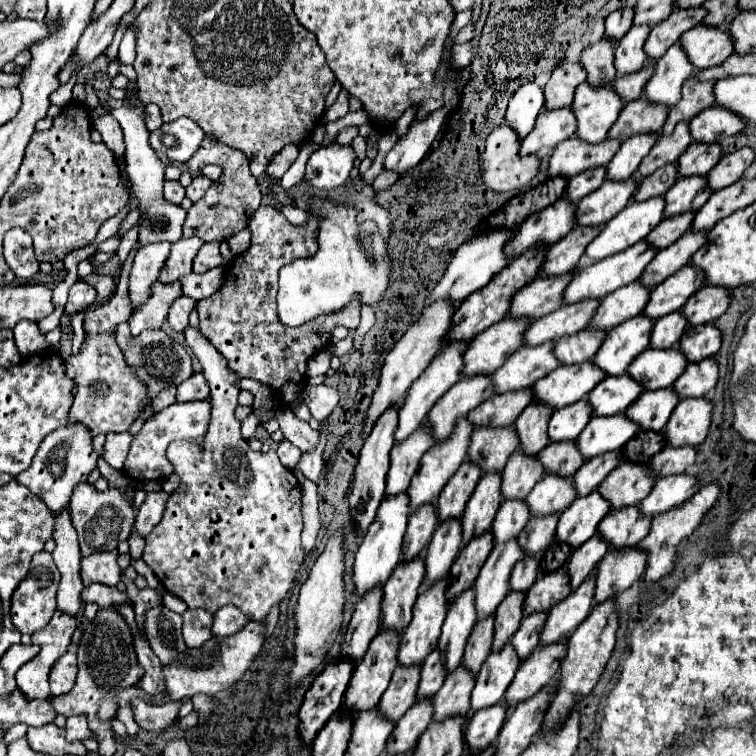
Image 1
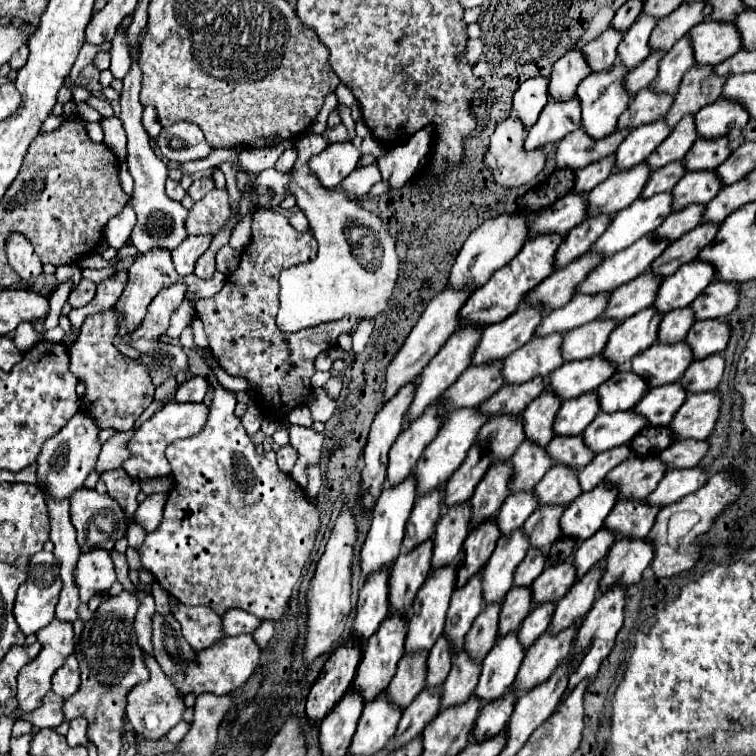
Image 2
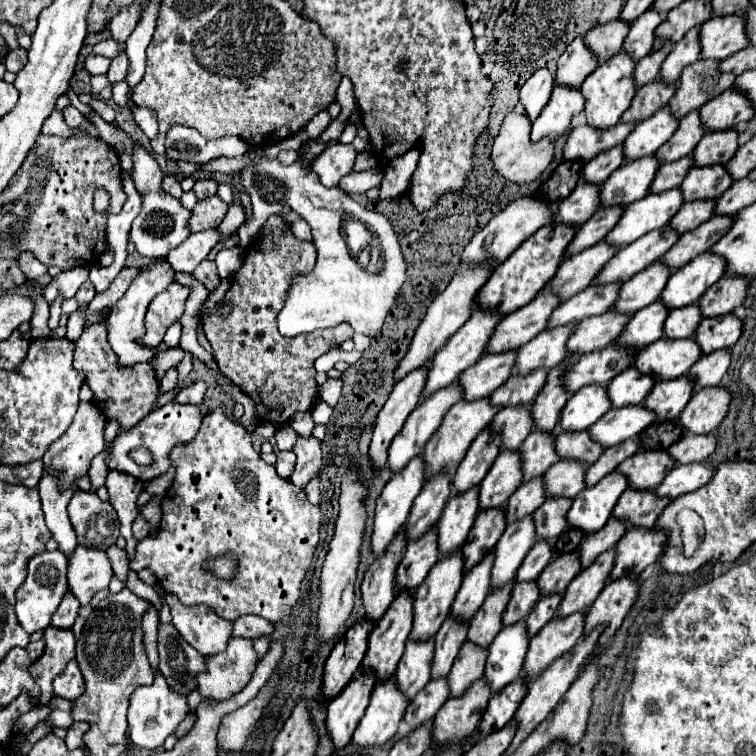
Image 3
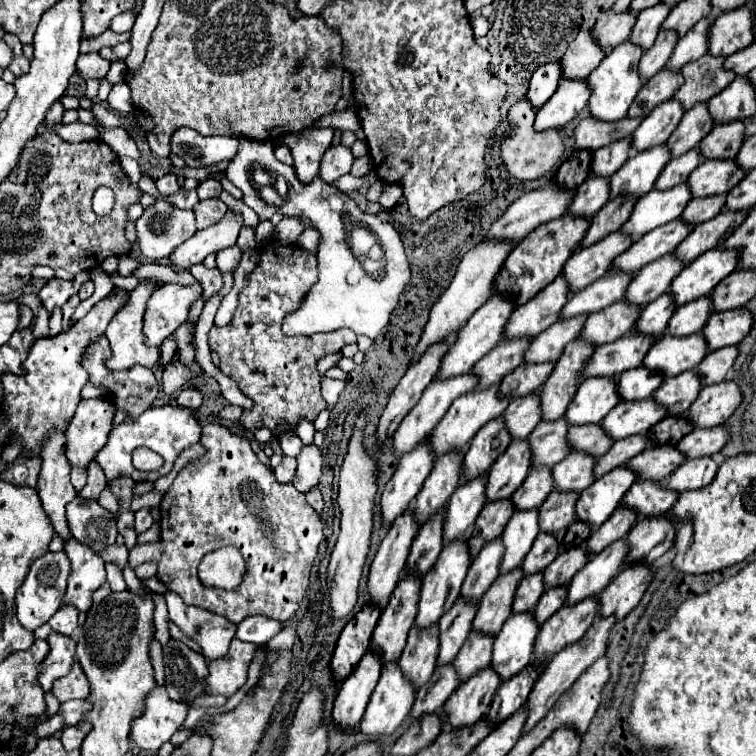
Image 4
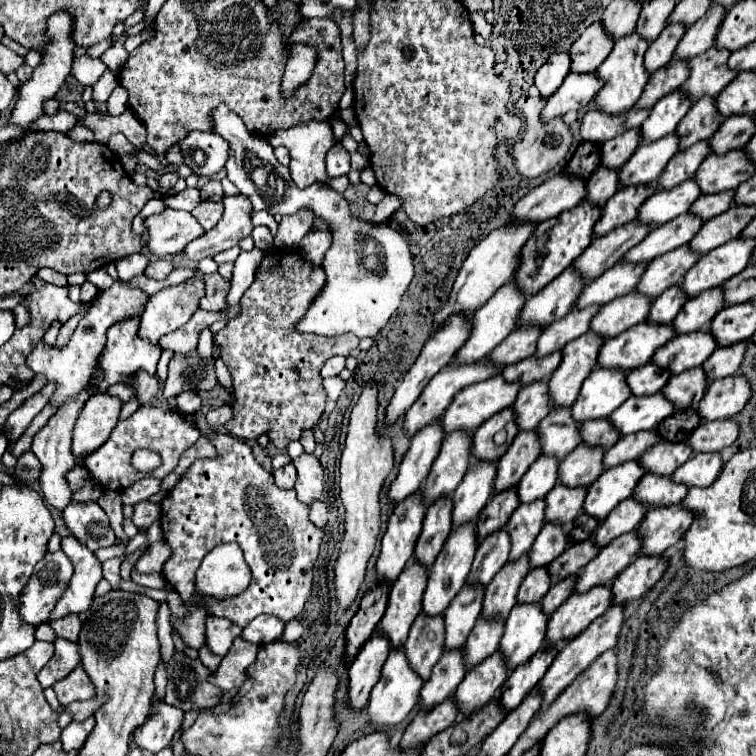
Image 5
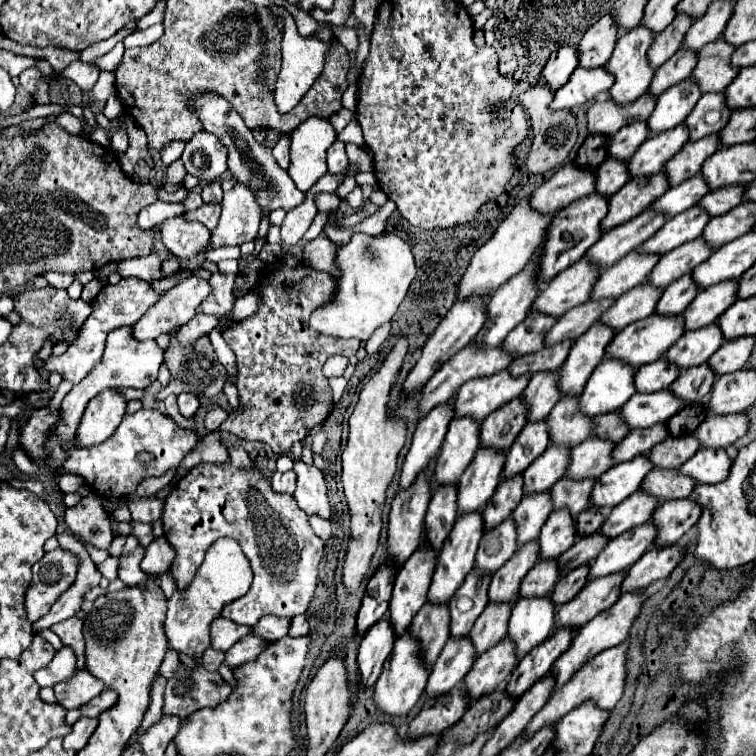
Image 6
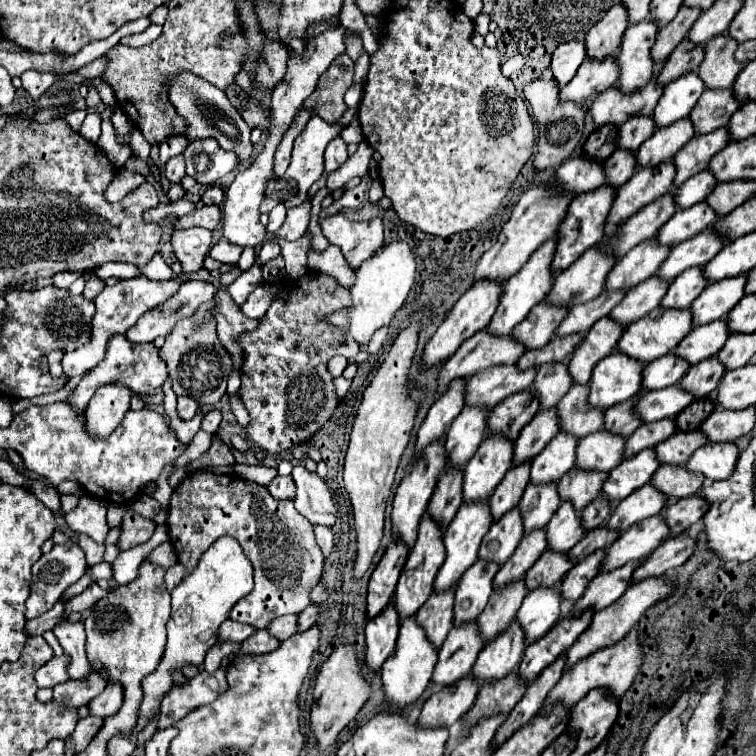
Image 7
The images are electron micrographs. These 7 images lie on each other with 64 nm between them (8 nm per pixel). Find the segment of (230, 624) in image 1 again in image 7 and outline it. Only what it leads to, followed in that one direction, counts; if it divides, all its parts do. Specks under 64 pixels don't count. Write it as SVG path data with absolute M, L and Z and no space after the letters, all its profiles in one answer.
M288 614L288 616L272 620L272 624L268 626L268 632L272 632L272 636L276 636L280 640L286 640L288 636L294 636L298 632L298 616Z

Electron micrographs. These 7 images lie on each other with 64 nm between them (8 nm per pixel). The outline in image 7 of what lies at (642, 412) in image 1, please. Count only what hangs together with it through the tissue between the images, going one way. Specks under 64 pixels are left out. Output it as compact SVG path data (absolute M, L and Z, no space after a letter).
M712 356L708 360L702 360L700 364L694 364L688 370L688 374L680 380L680 384L684 386L684 390L692 392L696 398L710 396L718 388L724 372L726 372L724 364L716 356Z

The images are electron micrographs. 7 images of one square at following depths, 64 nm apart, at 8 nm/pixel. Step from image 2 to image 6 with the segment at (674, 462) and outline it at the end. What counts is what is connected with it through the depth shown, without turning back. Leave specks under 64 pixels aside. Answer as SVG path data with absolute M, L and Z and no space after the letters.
M724 414L724 416L710 416L700 424L696 430L698 440L706 448L728 448L734 444L740 436L748 432L748 416L742 414Z

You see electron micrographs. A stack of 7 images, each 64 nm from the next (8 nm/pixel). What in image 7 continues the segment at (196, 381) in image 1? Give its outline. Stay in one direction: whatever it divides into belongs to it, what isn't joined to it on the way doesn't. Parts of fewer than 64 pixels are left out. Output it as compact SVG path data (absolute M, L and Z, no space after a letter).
M186 396L178 398L178 416L182 420L192 420L196 410L198 410L198 404L192 398L186 398Z

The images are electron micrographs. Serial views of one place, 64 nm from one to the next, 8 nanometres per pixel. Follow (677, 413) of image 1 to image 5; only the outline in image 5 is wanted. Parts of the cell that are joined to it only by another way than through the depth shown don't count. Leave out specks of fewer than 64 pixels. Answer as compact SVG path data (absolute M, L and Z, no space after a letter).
M732 374L714 380L698 404L700 418L704 420L724 420L738 414L746 402L752 398L752 386L746 376Z

